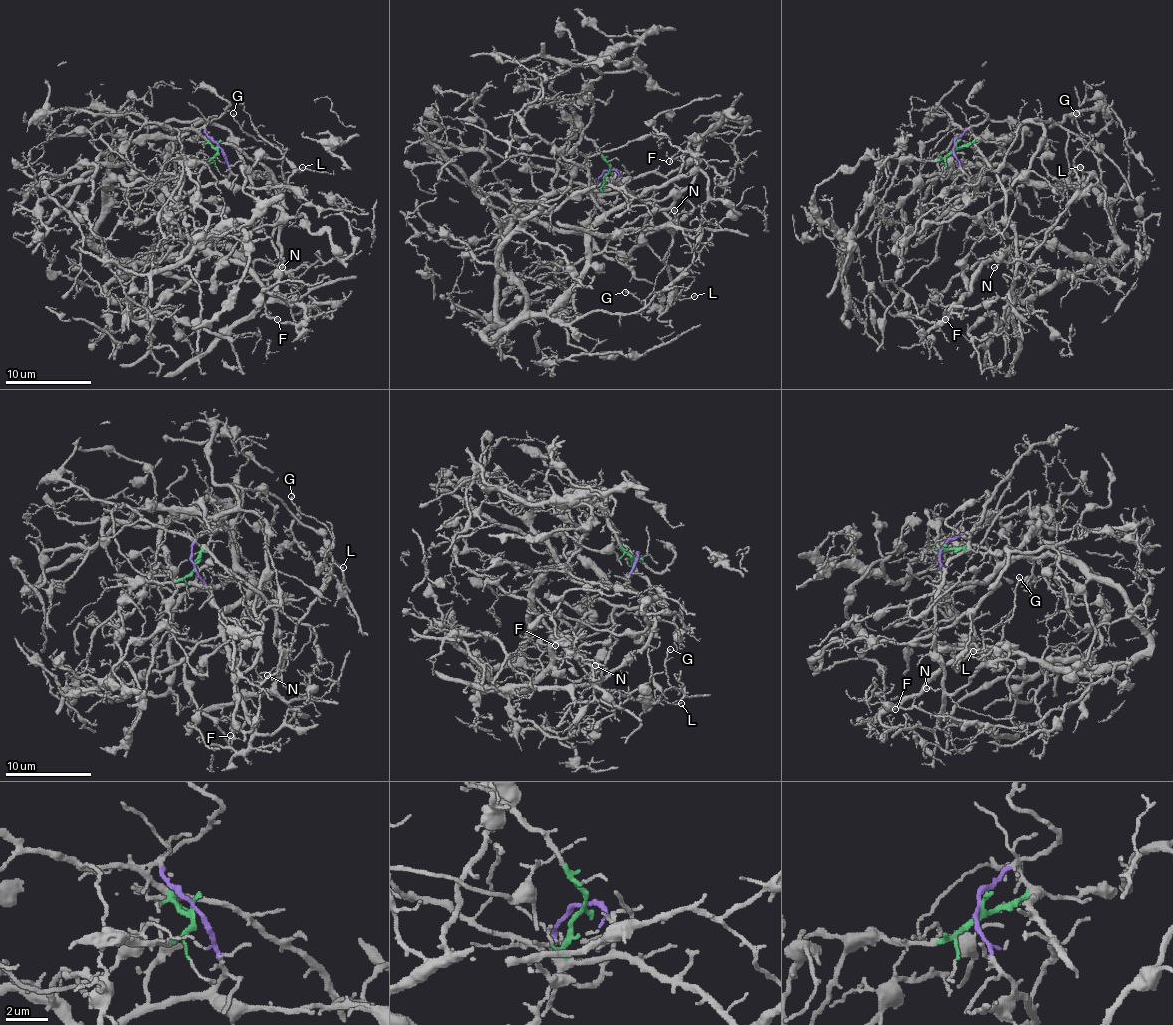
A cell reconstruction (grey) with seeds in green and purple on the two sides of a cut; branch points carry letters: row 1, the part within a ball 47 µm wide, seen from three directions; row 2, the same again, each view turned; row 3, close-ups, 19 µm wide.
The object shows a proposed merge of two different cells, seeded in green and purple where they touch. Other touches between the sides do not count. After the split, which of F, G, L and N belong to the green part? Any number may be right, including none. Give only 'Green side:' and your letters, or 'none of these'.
Green side: G, L, N

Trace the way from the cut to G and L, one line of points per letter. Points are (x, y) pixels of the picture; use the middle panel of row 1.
G: (608, 170), (606, 194), (632, 192), (673, 222), (664, 261), (677, 298), (649, 308), (626, 291)
L: (608, 170), (602, 188), (606, 194), (632, 192), (673, 222), (664, 261), (675, 298), (695, 295)

